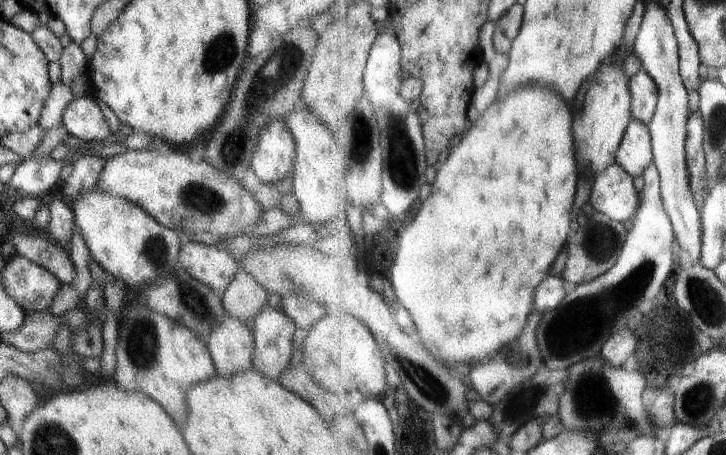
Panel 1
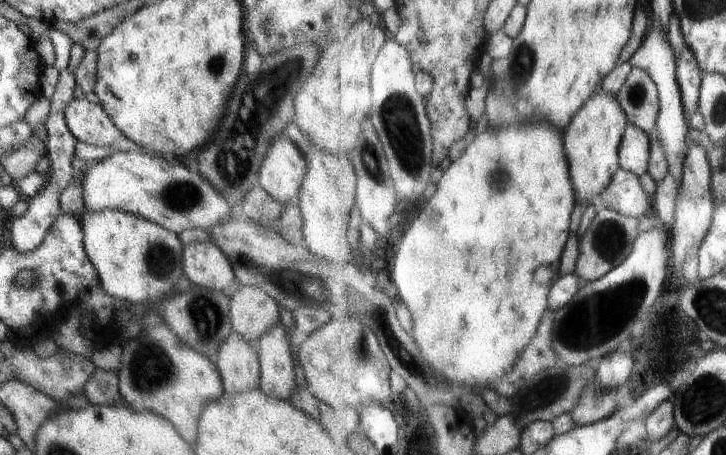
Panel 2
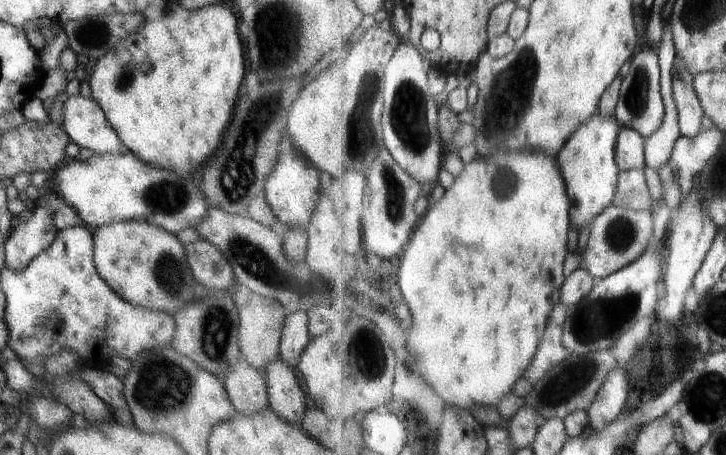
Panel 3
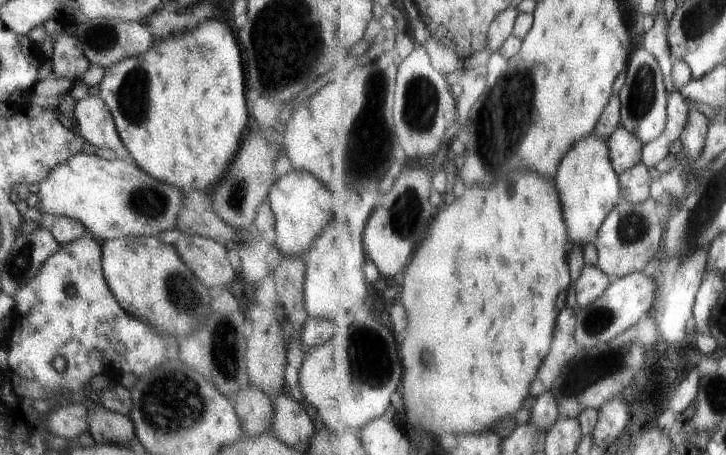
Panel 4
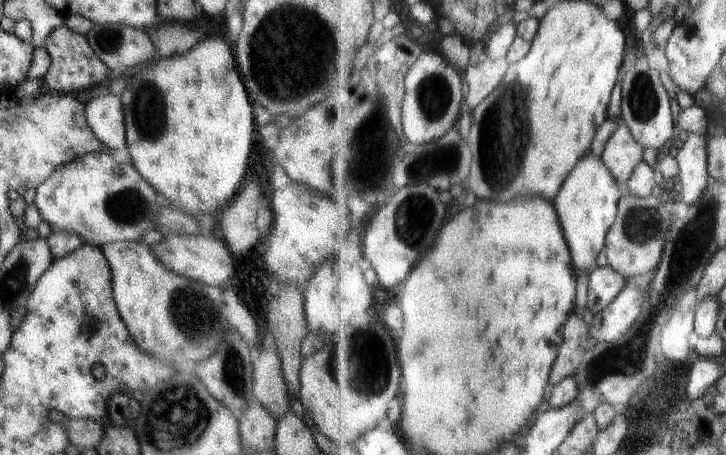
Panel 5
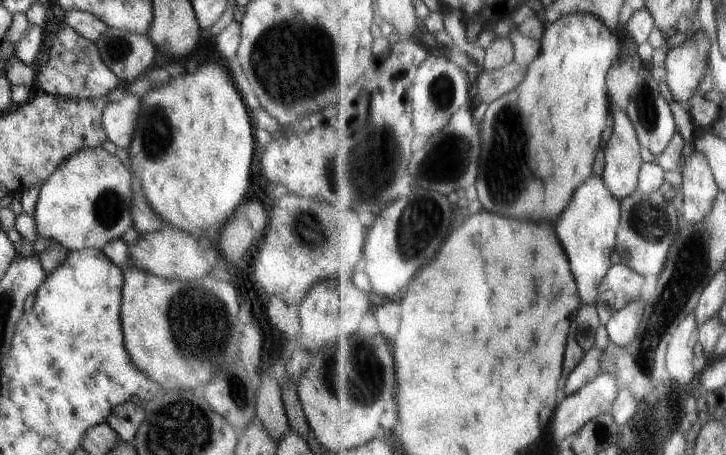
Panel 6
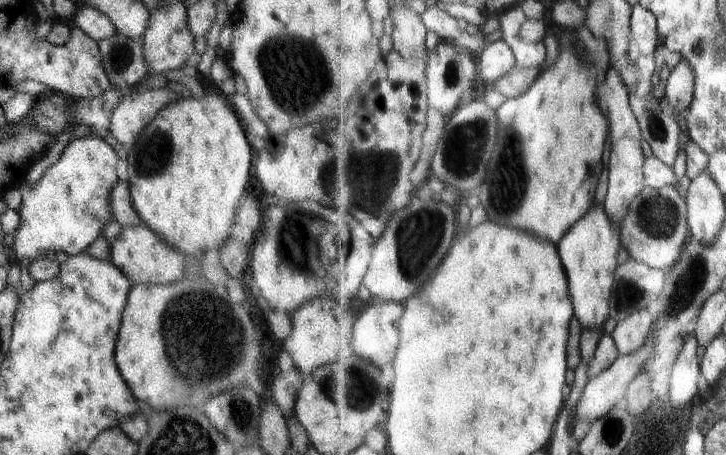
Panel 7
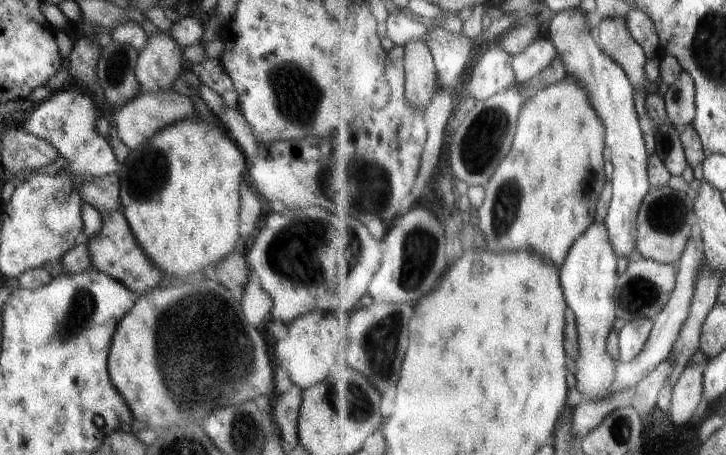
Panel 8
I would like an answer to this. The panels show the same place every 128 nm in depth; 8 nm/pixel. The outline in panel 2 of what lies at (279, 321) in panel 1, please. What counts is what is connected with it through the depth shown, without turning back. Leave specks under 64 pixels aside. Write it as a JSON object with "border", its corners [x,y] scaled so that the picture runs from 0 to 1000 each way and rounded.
{"border":[[[383,712],[361,736],[354,763],[358,807],[357,855],[366,870],[397,884],[399,868],[408,857],[399,741],[399,732],[388,712]]]}

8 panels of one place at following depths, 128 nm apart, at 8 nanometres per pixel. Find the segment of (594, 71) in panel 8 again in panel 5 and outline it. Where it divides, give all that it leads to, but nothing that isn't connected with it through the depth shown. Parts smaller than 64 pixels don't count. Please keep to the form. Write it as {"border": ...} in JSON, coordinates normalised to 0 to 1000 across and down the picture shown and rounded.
{"border":[[[855,262],[829,345],[850,398],[865,409],[877,365],[888,352],[888,327],[866,273]]]}

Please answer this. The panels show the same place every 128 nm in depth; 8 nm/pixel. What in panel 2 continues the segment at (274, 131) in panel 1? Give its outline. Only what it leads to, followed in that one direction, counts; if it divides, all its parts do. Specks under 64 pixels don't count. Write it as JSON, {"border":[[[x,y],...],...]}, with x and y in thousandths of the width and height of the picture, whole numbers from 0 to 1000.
{"border":[[[388,295],[368,327],[361,365],[357,369],[355,400],[361,415],[394,457],[394,451],[410,448],[410,429],[421,380],[423,356],[417,338],[393,295]]]}

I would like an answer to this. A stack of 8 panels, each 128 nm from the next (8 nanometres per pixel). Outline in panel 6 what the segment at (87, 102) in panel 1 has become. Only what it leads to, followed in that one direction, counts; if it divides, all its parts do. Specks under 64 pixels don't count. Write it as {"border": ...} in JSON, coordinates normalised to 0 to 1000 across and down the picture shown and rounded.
{"border":[[[176,204],[163,222],[152,222],[143,240],[139,259],[143,290],[163,325],[179,325],[194,244],[194,215]]]}

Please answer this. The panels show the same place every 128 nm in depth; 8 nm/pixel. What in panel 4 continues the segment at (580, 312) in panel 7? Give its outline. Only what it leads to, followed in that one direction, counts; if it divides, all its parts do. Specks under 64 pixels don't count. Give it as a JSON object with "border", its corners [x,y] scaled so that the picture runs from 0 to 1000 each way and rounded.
{"border":[[[821,290],[809,305],[802,305],[774,354],[764,396],[778,448],[784,519],[789,536],[796,543],[818,536],[835,481],[853,448],[860,444],[855,385],[844,363],[839,303],[824,301]]]}

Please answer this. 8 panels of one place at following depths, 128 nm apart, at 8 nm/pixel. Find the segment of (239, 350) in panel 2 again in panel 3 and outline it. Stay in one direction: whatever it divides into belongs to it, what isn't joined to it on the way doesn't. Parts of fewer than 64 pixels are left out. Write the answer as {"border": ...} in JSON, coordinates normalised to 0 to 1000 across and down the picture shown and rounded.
{"border":[[[331,782],[307,835],[320,892],[332,912],[344,914],[371,897],[368,840],[357,813]]]}

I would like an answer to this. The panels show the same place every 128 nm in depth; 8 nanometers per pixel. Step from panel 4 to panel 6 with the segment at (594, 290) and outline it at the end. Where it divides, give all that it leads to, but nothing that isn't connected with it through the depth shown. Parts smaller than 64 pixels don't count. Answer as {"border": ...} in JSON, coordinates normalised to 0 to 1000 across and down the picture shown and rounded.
{"border":[[[853,578],[839,593],[839,604],[828,629],[824,664],[828,705],[836,714],[868,666],[884,657],[890,611],[868,582]]]}

